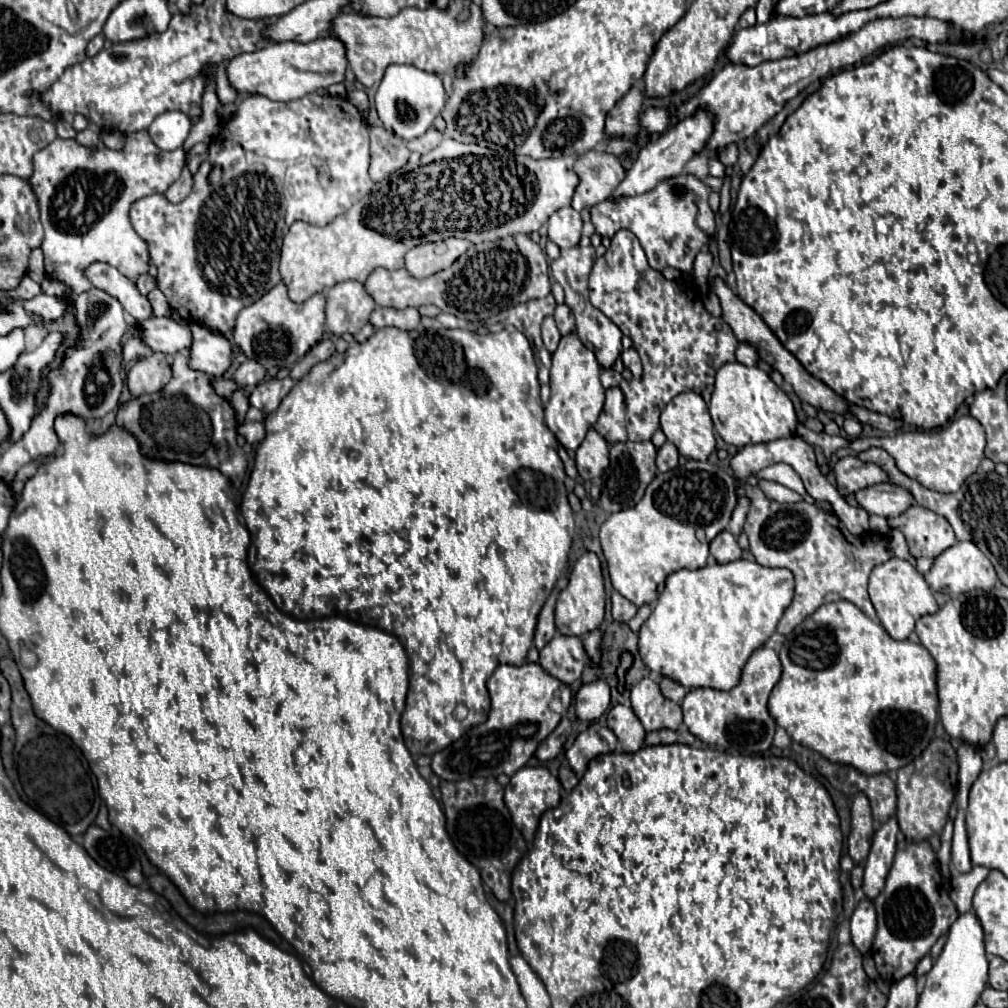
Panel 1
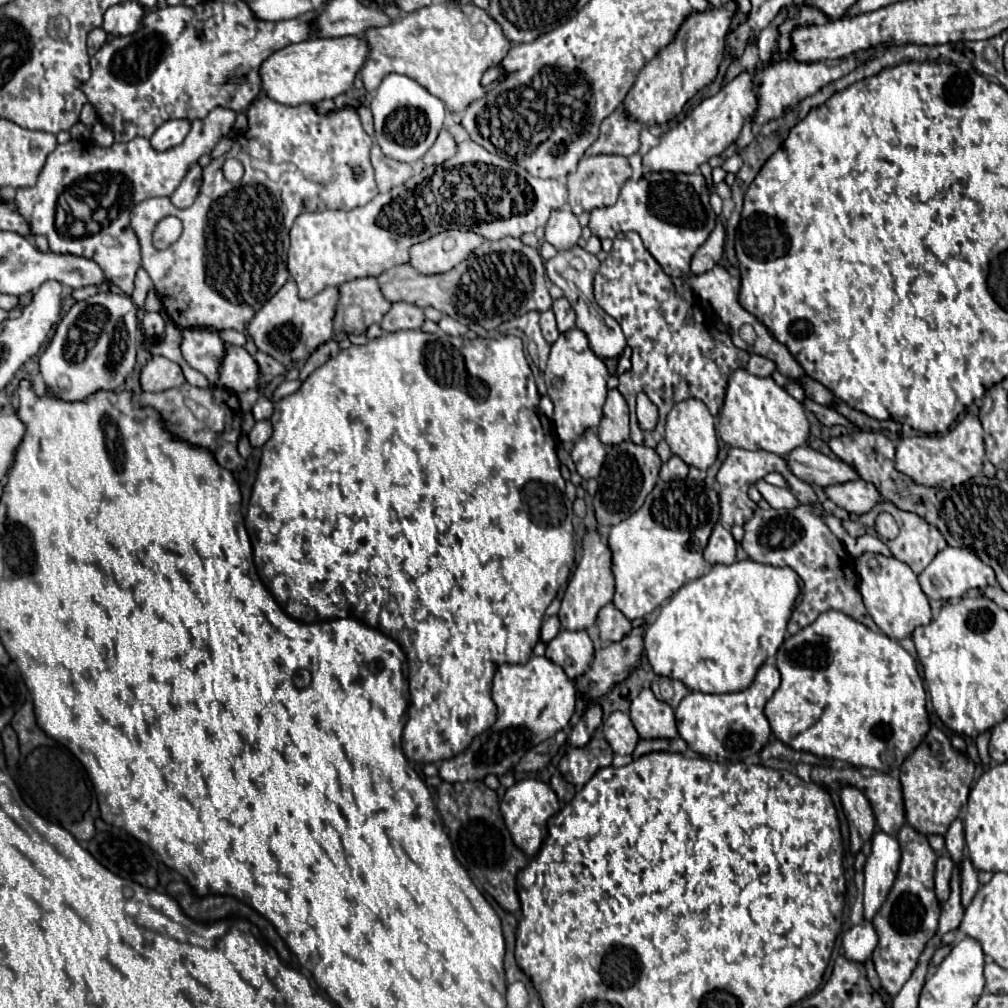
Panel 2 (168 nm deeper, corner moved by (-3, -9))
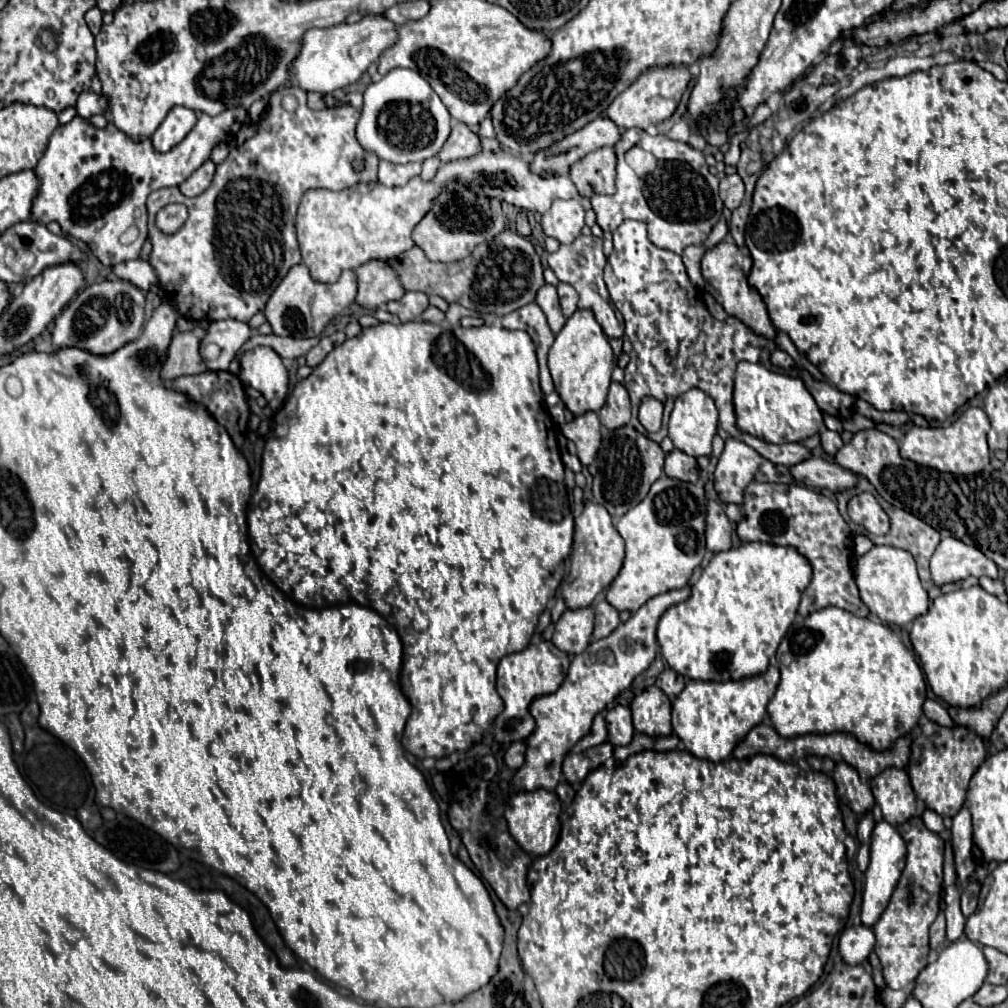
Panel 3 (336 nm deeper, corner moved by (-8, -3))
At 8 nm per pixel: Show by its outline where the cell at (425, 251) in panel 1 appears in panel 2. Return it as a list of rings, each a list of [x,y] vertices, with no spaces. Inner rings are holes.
[[[444,231],[424,243],[414,245],[410,249],[410,265],[420,275],[448,273],[482,243],[484,239],[474,231]]]

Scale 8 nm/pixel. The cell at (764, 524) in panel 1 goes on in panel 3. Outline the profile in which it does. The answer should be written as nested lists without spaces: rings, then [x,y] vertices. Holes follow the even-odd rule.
[[[751,483],[745,489],[741,505],[741,521],[737,523],[737,535],[741,541],[763,541],[773,545],[795,547],[813,565],[813,579],[803,591],[799,615],[835,605],[857,617],[867,617],[869,609],[859,599],[857,585],[853,581],[853,537],[845,519],[837,511],[837,503],[823,493],[815,493],[801,485],[779,483]]]

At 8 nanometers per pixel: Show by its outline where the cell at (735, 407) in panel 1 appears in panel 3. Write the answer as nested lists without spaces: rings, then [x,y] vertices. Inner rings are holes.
[[[741,361],[734,378],[733,404],[737,427],[769,443],[803,441],[823,427],[823,413],[799,377],[775,373],[761,363]]]

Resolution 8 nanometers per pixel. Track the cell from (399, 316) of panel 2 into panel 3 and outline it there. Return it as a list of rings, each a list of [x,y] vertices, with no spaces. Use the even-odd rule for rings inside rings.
[[[407,291],[401,301],[387,303],[387,309],[389,309],[389,313],[397,315],[401,321],[411,321],[417,315],[421,315],[427,309],[427,305],[429,305],[429,301],[427,301],[425,293],[421,293],[421,291],[419,293]]]

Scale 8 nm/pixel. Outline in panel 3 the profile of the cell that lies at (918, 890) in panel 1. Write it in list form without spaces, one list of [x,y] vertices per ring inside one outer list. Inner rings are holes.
[[[911,817],[897,829],[907,843],[907,865],[887,909],[871,929],[877,939],[875,953],[881,959],[887,987],[909,993],[917,973],[927,965],[929,927],[939,913],[939,897],[943,889],[943,839],[929,831],[921,817]]]

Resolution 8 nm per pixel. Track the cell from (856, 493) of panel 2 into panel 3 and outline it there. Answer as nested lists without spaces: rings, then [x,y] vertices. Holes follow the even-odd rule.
[[[809,457],[797,465],[791,465],[789,471],[793,479],[805,487],[829,489],[829,491],[845,491],[857,485],[857,475],[839,467],[837,463],[829,463],[819,457]]]

